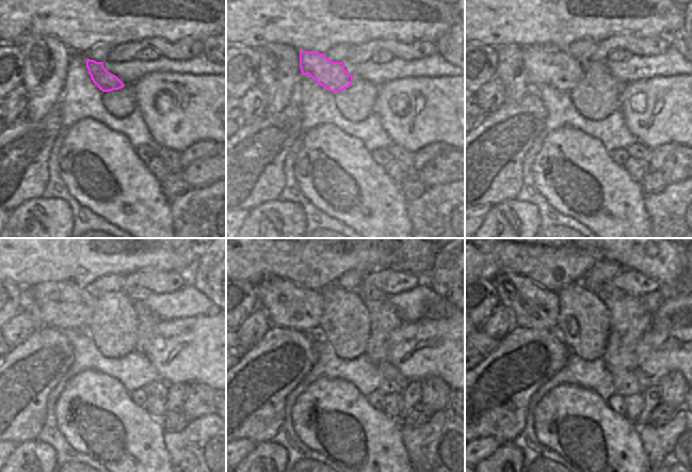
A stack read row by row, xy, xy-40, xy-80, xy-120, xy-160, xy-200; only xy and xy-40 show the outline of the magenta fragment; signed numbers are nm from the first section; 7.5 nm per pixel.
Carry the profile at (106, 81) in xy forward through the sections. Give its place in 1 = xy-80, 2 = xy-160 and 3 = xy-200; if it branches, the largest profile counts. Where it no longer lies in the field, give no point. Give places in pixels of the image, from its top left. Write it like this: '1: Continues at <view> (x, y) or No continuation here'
1: Continues at xy-80 (543, 65)
2: Continues at xy-160 (288, 304)
3: Continues at xy-200 (533, 307)

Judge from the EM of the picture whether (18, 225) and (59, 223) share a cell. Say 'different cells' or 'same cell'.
same cell

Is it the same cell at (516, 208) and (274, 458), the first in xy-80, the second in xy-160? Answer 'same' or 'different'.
same

